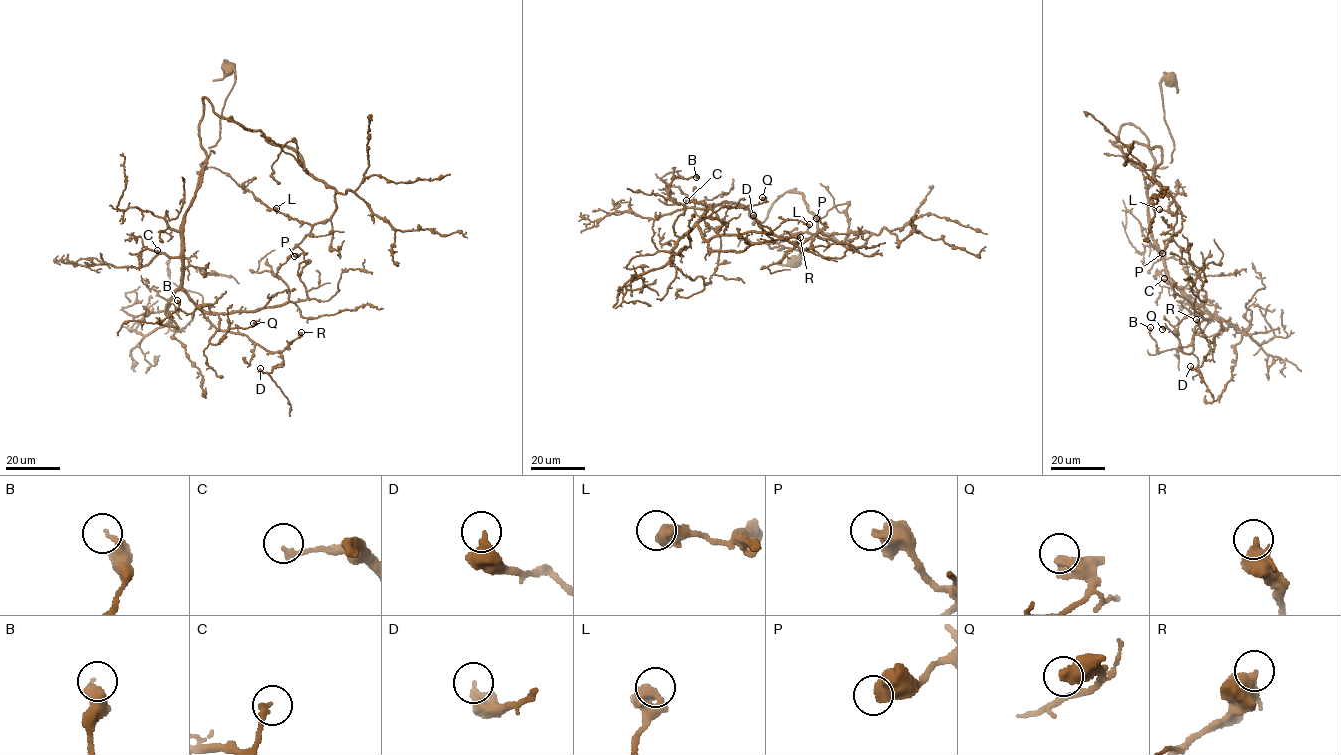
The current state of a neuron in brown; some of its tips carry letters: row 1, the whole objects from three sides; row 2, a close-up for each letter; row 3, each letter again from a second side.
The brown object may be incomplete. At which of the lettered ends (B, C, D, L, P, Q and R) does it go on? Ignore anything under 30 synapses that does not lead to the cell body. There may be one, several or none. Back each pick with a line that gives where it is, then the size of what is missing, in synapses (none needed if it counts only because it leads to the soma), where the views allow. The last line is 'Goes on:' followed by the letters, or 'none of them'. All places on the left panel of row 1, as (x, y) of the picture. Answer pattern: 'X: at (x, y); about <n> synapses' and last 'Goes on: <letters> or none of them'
Goes on: none of them

